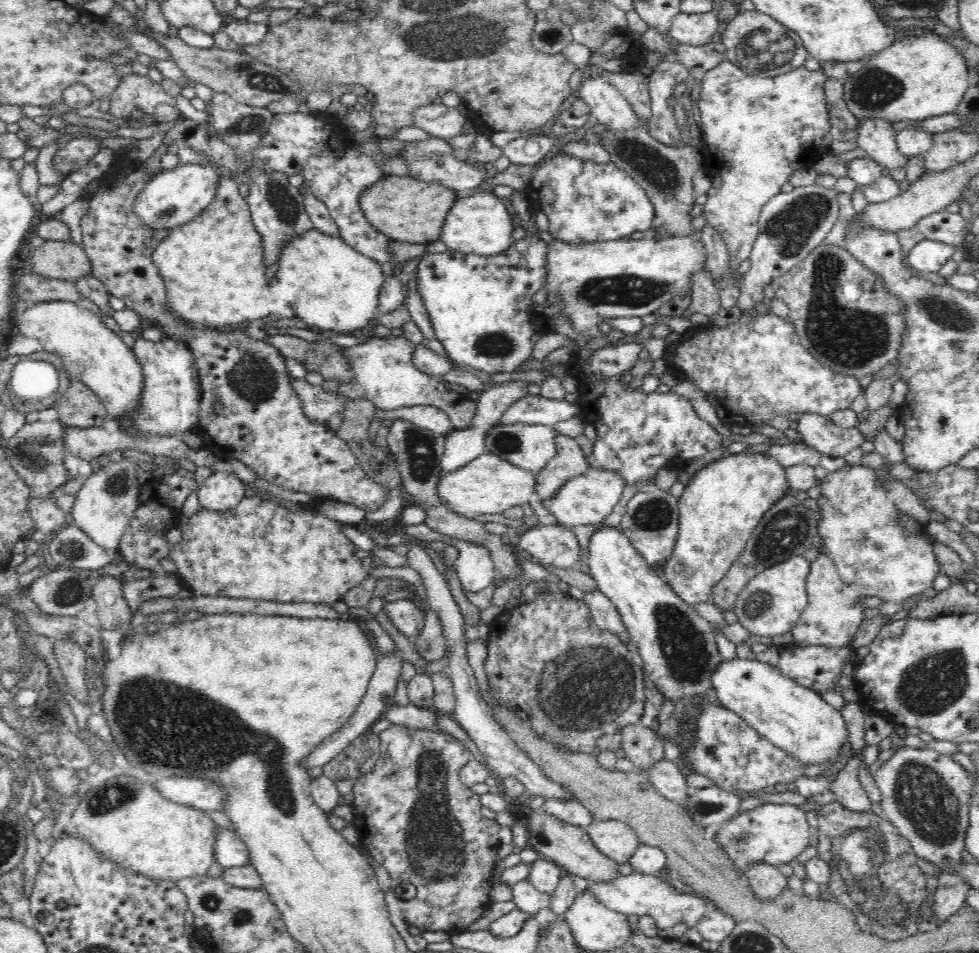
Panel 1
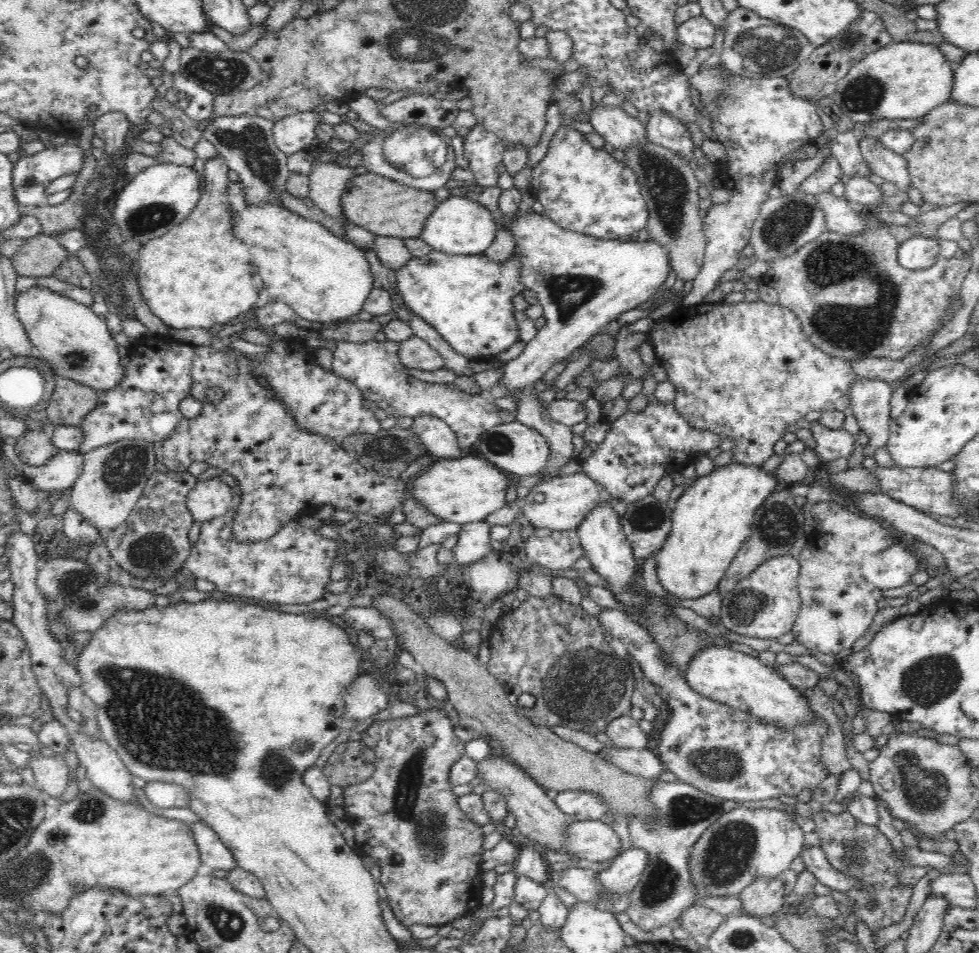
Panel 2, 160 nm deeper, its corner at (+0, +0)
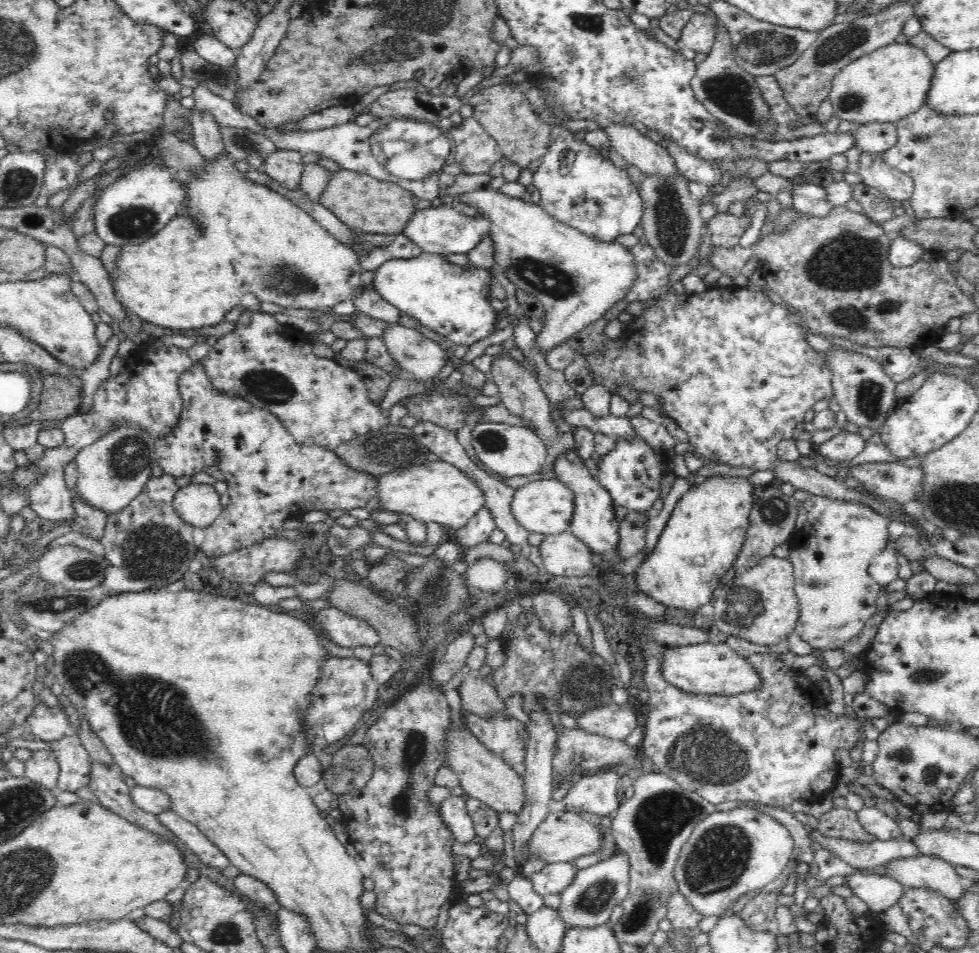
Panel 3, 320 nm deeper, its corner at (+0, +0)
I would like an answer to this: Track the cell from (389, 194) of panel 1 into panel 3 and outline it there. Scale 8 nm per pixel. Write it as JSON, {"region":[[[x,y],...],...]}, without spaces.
{"region":[[[345,169],[330,176],[328,186],[320,196],[320,205],[334,213],[338,221],[350,230],[382,235],[400,235],[416,214],[416,197],[410,191],[392,182],[380,181],[368,174]]]}

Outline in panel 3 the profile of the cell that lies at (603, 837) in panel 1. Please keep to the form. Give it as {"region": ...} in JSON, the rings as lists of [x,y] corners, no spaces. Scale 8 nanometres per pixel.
{"region":[[[560,810],[548,813],[538,825],[529,840],[530,851],[527,852],[526,858],[539,858],[547,864],[573,861],[579,856],[600,852],[603,848],[603,842],[603,833],[595,824],[585,817],[581,817],[578,813]]]}

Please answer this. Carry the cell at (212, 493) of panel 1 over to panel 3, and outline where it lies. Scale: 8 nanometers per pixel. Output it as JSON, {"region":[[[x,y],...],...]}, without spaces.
{"region":[[[190,483],[180,487],[173,500],[174,510],[193,527],[205,529],[222,512],[214,485]]]}

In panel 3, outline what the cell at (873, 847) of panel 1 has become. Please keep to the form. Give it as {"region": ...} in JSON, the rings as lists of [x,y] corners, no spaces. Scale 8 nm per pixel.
{"region":[[[847,807],[833,808],[824,813],[819,818],[817,830],[824,836],[850,839],[854,842],[868,842],[877,839],[873,834],[866,832],[858,822],[857,812],[853,812]]]}

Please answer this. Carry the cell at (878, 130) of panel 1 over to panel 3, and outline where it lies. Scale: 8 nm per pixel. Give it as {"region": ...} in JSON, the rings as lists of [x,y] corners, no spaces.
{"region":[[[862,153],[857,174],[861,177],[861,183],[872,186],[896,202],[909,200],[915,190],[911,176],[886,164],[879,158],[879,153]]]}

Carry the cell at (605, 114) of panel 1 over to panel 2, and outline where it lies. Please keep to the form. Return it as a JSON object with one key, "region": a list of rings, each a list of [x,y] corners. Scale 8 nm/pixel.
{"region":[[[598,96],[595,99],[596,108],[593,109],[590,123],[594,127],[594,130],[604,138],[605,142],[608,142],[610,146],[613,146],[616,150],[628,150],[632,148],[634,144],[642,144],[646,142],[646,127],[637,119],[637,117],[631,117],[624,111],[622,106],[617,107],[602,107],[598,102]]]}

